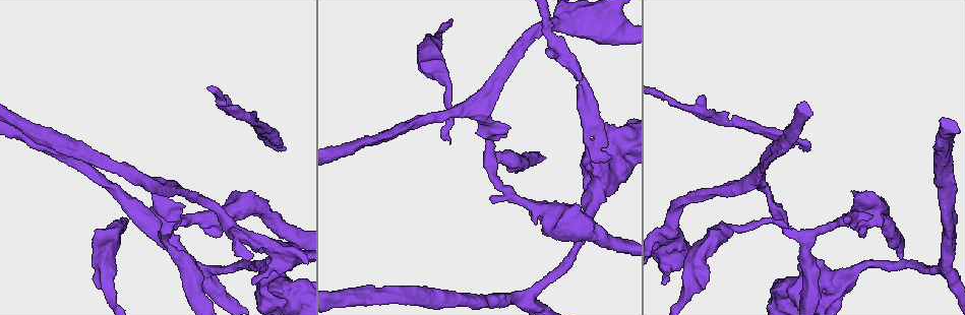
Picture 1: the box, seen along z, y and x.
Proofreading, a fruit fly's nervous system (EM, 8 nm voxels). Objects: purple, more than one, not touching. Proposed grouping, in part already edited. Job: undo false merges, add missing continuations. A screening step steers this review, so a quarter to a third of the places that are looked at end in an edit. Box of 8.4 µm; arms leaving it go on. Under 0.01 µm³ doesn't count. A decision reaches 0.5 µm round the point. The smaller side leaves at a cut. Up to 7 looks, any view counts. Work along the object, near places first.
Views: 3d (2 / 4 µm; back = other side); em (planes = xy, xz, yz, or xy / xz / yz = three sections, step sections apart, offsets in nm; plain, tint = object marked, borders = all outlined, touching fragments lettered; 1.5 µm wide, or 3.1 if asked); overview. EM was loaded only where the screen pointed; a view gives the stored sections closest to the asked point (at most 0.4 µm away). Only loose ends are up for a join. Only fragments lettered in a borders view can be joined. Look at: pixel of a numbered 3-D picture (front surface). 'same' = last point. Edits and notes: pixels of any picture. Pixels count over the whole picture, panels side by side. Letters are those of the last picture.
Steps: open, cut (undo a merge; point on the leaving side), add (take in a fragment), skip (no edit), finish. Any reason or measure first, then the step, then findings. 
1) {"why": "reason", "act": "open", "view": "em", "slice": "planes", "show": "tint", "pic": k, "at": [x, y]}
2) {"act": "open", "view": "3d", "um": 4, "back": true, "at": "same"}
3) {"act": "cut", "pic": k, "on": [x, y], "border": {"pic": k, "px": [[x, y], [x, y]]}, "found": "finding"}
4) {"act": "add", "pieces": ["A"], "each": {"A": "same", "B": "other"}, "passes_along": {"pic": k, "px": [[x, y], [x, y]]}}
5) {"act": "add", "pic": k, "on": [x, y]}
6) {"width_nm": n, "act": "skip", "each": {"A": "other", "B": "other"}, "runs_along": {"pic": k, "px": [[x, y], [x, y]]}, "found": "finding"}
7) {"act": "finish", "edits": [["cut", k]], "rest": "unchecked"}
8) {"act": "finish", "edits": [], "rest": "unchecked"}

{"why": "stops while still wide", "act": "open", "view": "3d", "um": 4, "pic": 1, "at": [583, 172]}

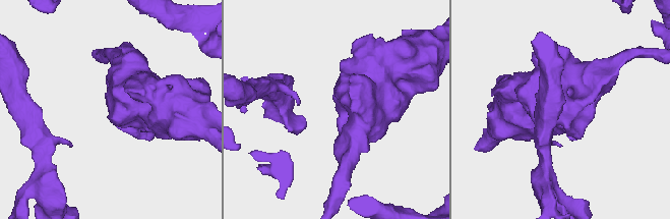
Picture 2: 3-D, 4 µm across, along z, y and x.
{"act": "open", "view": "em", "slice": "xy", "step": 8, "show": "borders", "pic": 2, "at": [337, 108]}

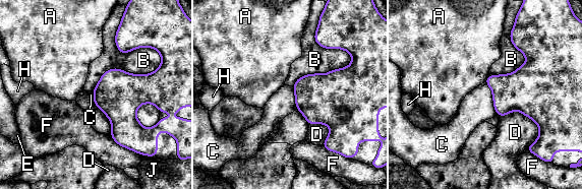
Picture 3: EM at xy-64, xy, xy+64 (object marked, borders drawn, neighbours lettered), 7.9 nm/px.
{"why": "another direction", "act": "open", "view": "em", "slice": "yz", "step": 4, "show": "borders", "at": "same"}

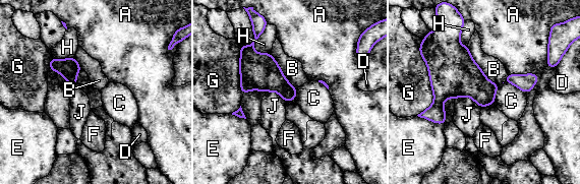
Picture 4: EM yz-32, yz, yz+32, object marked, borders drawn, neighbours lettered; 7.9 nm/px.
{"longest_contact_nm": ["G", 440], "act": "skip", "each": {"A": "other", "B": "other", "C": "other", "D": "other", "E": "other", "F": "other", "G": "other", "H": "other", "J": "other"}, "found": "no lettered fragment goes on from it"}

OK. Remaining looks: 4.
{"act": "open", "view": "em", "slice": "planes", "show": "tint", "pic": 1, "at": [859, 218]}

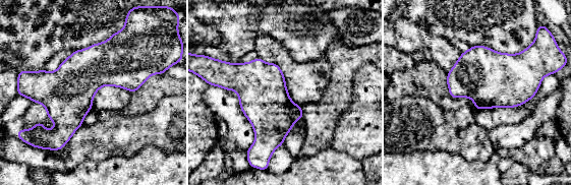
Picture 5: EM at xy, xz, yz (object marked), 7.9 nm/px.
{"act": "open", "view": "em", "slice": "planes", "show": "borders", "at": "same"}

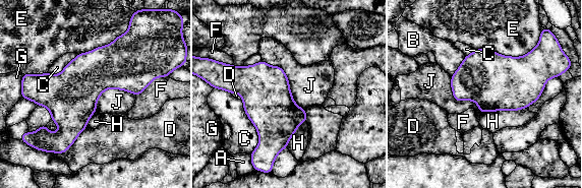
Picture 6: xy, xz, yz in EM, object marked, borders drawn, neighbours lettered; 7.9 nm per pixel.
{"act": "skip", "each": {"A": "other", "B": "other", "C": "other", "D": "other", "E": "other", "F": "other", "G": "other", "H": "other", "J": "other"}, "found": "one cell here"}

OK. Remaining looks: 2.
{"act": "open", "view": "3d", "um": 2, "pic": 1, "at": [449, 141]}

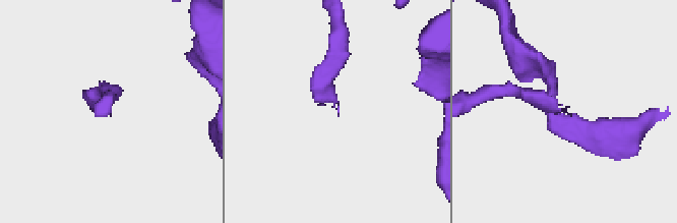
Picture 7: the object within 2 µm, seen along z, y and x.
{"act": "open", "view": "em", "slice": "planes", "show": "borders", "pic": 7, "at": [566, 112]}

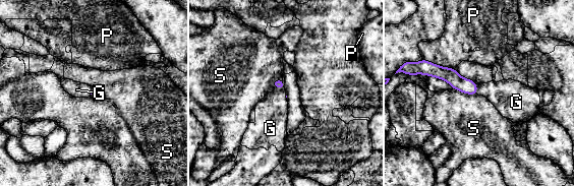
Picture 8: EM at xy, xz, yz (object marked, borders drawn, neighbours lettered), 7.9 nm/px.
{"longest_contact_nm": ["P", 260], "act": "add", "pieces": ["G"], "each": {"G": "same", "P": "other", "S": "other"}, "passes_along": {"pic": 8, "px": [[465, 85], [476, 88], [507, 96]]}, "found": "it goes on there"}

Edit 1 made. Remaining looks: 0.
{"act": "finish", "edits": [["add", 8]], "rest": "unchecked"}

